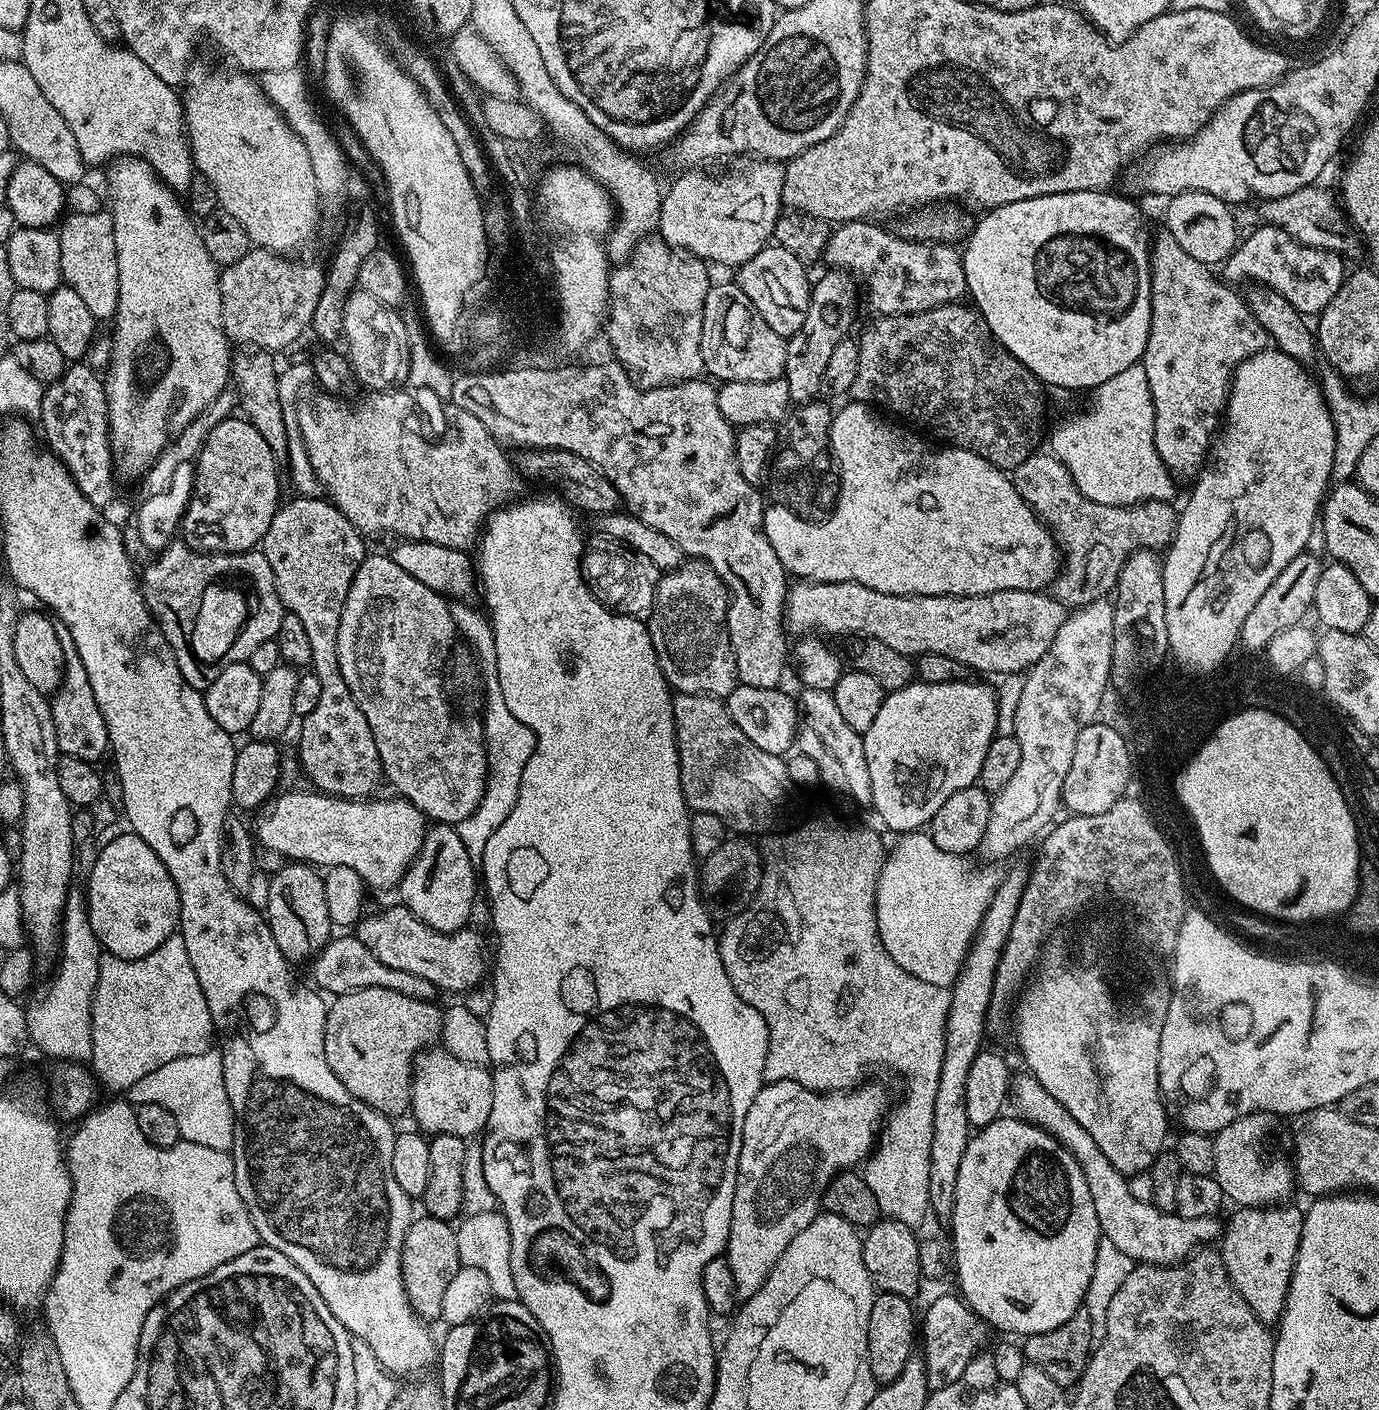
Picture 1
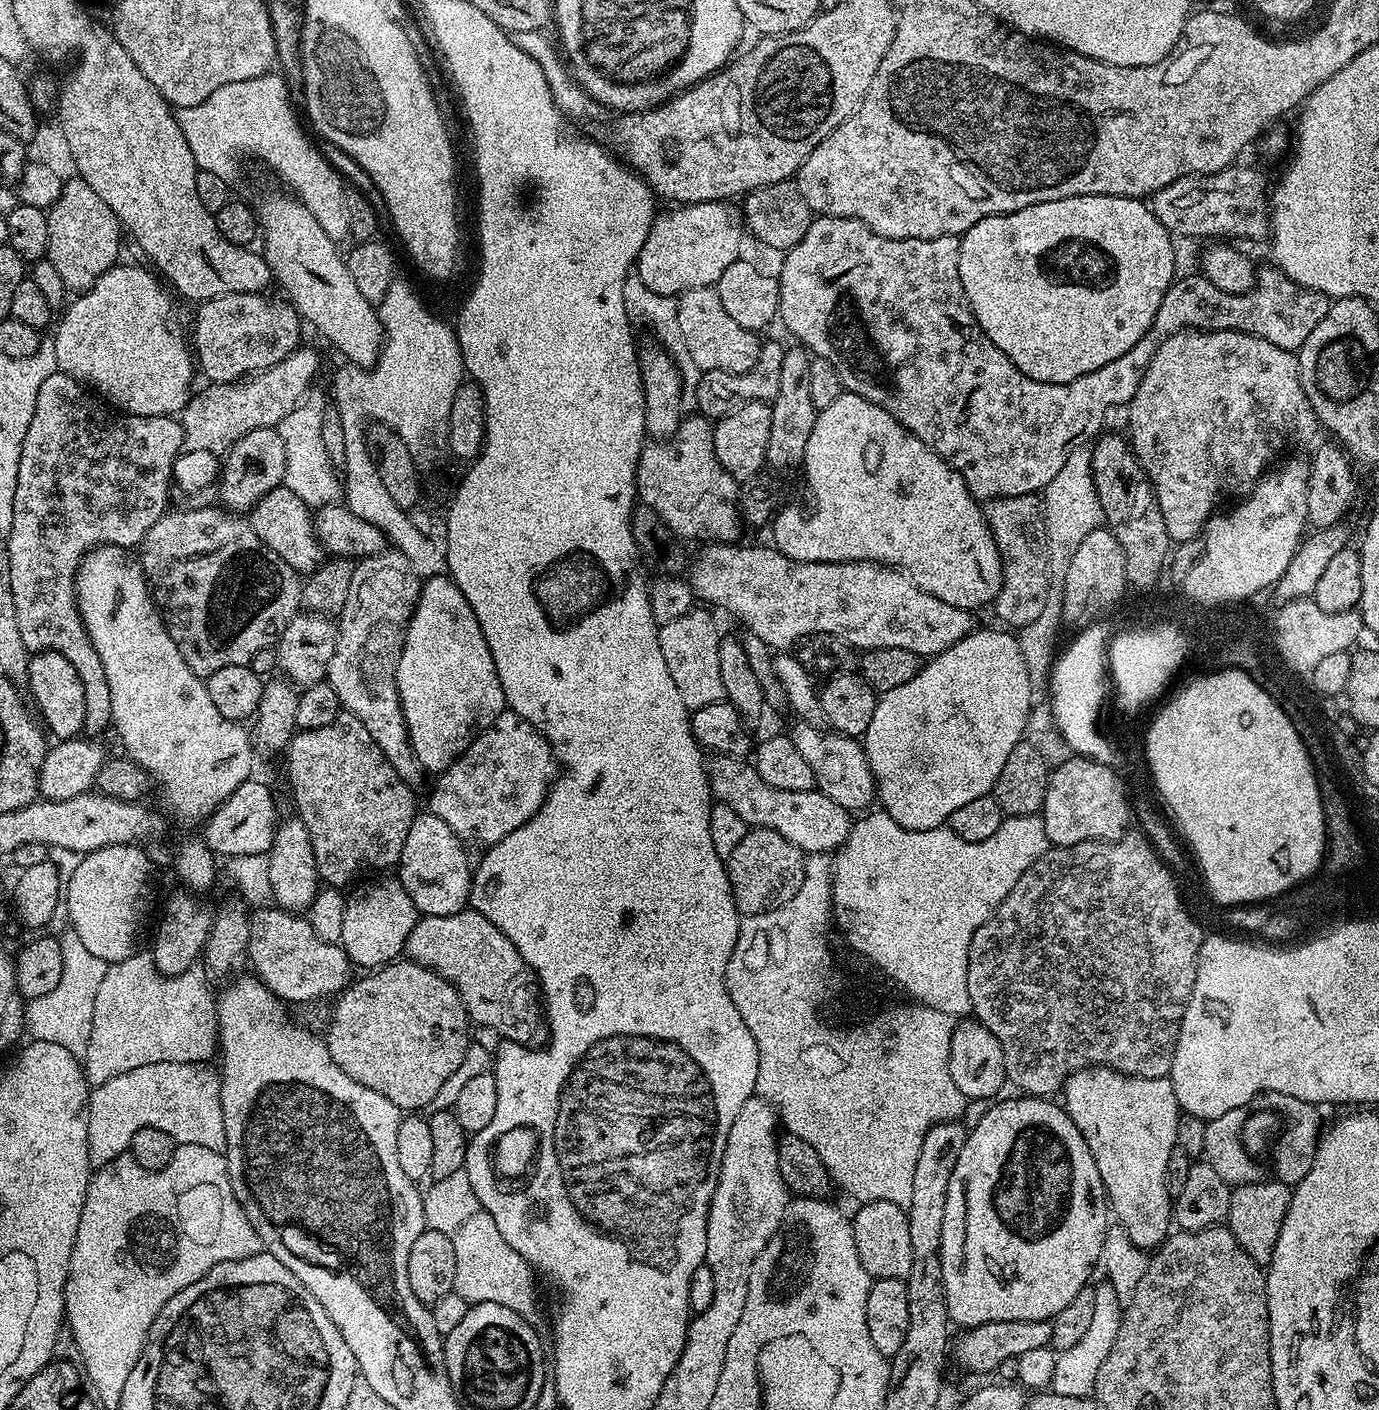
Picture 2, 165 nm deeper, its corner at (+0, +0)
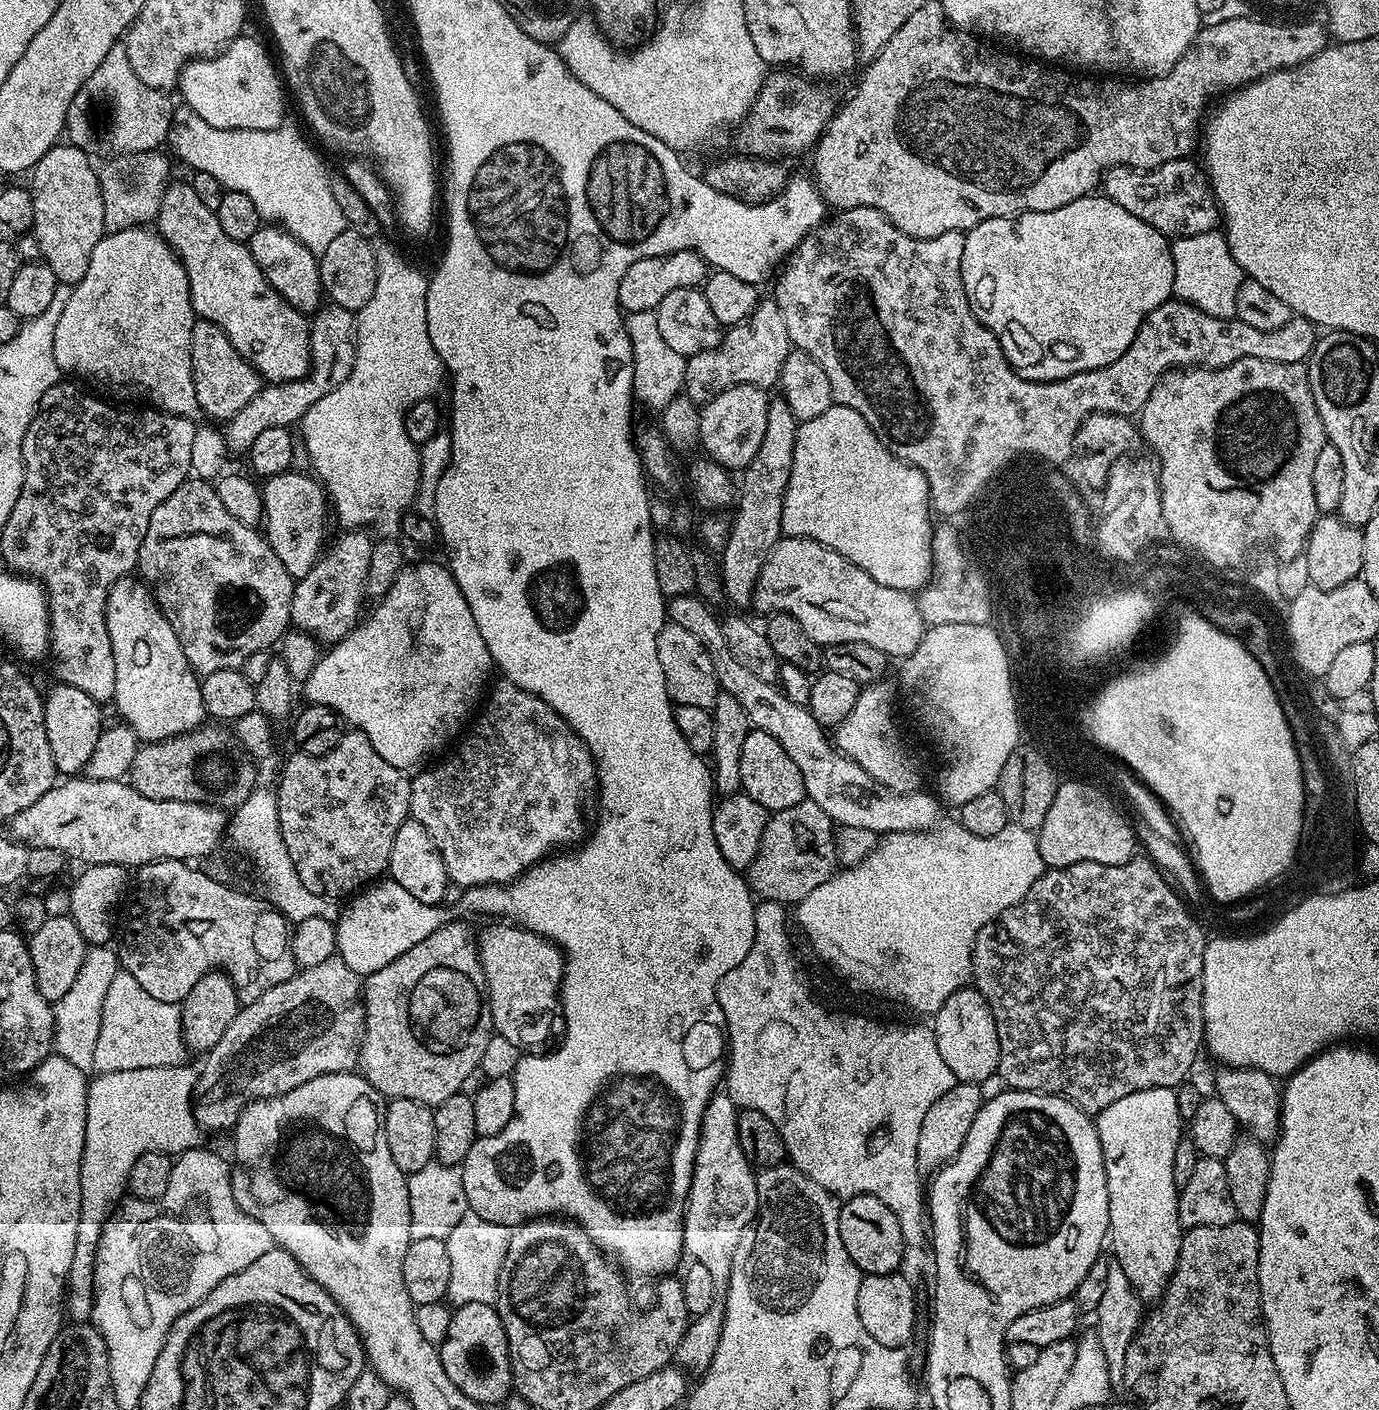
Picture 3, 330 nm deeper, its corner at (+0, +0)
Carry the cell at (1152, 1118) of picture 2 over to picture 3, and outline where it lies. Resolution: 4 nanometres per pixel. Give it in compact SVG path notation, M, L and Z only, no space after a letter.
M1151 1088L1150 1090L1138 1090L1134 1094L1126 1094L1126 1098L1118 1098L1118 1102L1113 1102L1110 1106L1106 1106L1106 1110L1102 1110L1100 1115L1095 1117L1094 1123L1098 1130L1098 1138L1102 1146L1102 1154L1104 1155L1104 1169L1106 1170L1106 1186L1108 1187L1108 1201L1110 1202L1110 1252L1114 1255L1114 1262L1118 1266L1122 1266L1126 1278L1130 1278L1130 1286L1134 1286L1134 1290L1138 1294L1138 1298L1142 1302L1159 1301L1164 1295L1166 1286L1170 1282L1170 1278L1176 1269L1178 1262L1178 1250L1180 1249L1180 1237L1182 1229L1180 1219L1178 1218L1178 1202L1176 1201L1178 1189L1174 1182L1174 1150L1178 1146L1178 1142L1182 1139L1182 1121L1178 1114L1178 1098L1175 1091L1170 1088Z

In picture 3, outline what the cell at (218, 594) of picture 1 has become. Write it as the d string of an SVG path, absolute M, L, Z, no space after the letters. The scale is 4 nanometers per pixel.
M189 478L185 480L182 486L178 486L178 490L174 490L174 494L170 494L170 498L166 498L166 502L162 502L162 506L158 506L158 510L154 510L154 515L150 517L150 526L146 526L146 538L142 538L140 543L138 572L144 583L152 589L156 604L170 622L170 626L182 646L182 654L186 654L186 662L197 674L240 668L246 662L246 658L250 658L250 654L271 649L271 644L273 643L273 647L284 633L289 631L292 624L290 606L294 591L294 577L286 570L286 566L282 566L278 554L274 554L268 541L256 528L238 522L238 518L234 518L234 514L230 514L230 510L226 510L226 506L222 506L222 498L218 498L215 487L207 479Z

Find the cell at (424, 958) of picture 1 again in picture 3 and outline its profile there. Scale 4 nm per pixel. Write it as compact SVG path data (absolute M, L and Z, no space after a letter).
M496 922L493 928L488 928L478 936L478 951L480 954L480 965L486 974L486 999L490 1006L490 1014L492 1015L492 1027L495 1034L501 1035L507 1041L512 1042L514 1046L523 1050L528 1054L544 1054L549 1050L557 1047L558 1041L564 1034L564 1008L560 1005L560 983L564 977L564 954L558 945L547 940L545 936L539 936L536 932L530 932L526 928L513 926L508 922Z

